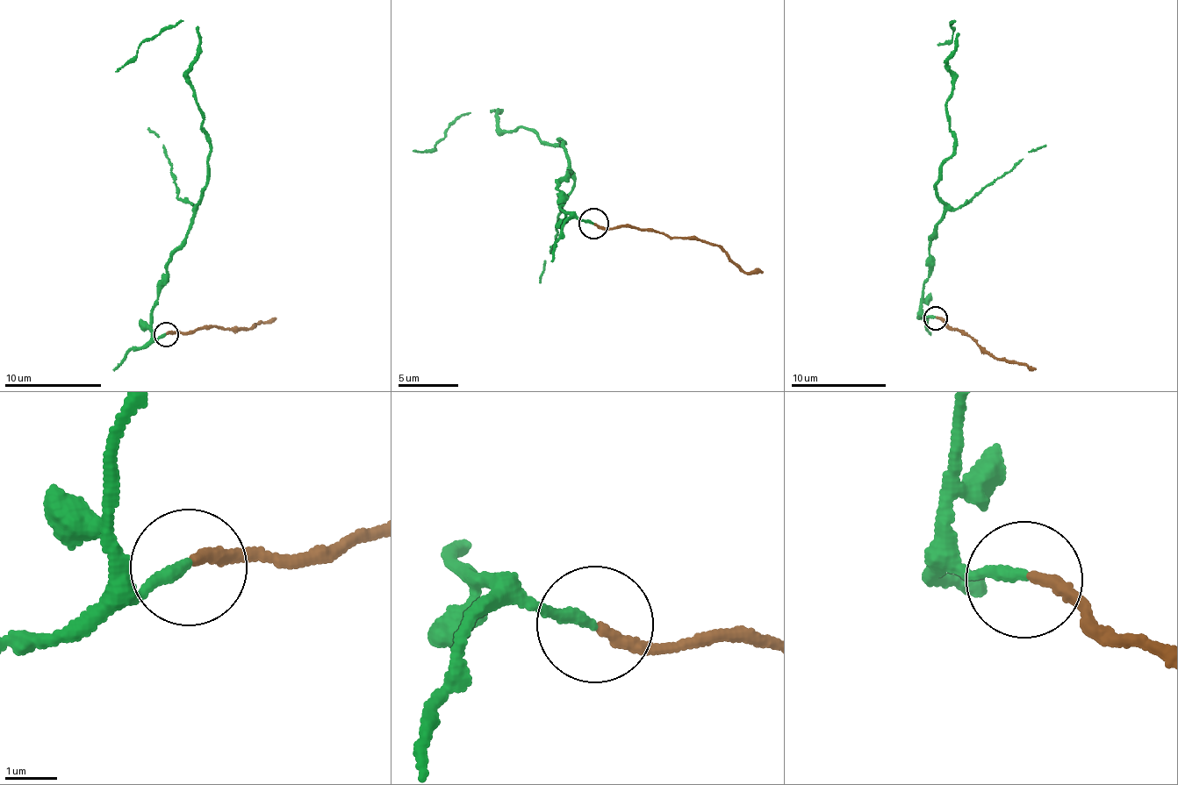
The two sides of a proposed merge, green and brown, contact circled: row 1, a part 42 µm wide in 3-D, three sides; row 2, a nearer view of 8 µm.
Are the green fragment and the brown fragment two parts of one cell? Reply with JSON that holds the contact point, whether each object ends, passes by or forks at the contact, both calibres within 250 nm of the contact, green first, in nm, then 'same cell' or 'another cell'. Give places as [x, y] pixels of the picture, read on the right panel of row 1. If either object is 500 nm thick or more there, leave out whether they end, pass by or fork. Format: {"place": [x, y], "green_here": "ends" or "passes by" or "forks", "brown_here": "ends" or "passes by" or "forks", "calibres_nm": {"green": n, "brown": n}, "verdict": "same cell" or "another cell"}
{"place": [935, 317], "green_here": "ends", "brown_here": "ends", "calibres_nm": {"green": 220, "brown": 220}, "verdict": "another cell"}

